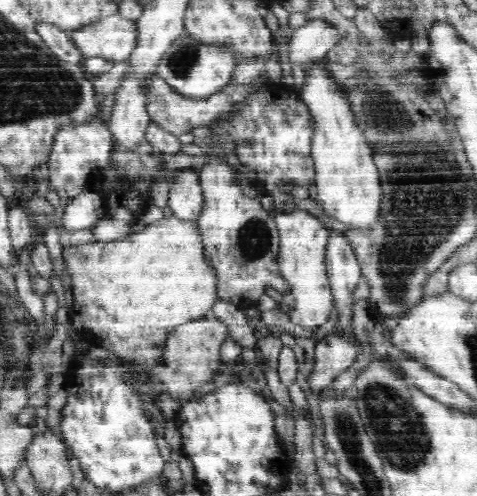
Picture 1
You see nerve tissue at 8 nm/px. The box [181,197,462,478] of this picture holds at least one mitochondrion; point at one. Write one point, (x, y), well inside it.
(398, 427)

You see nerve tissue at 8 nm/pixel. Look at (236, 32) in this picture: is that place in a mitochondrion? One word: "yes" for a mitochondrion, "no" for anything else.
no

